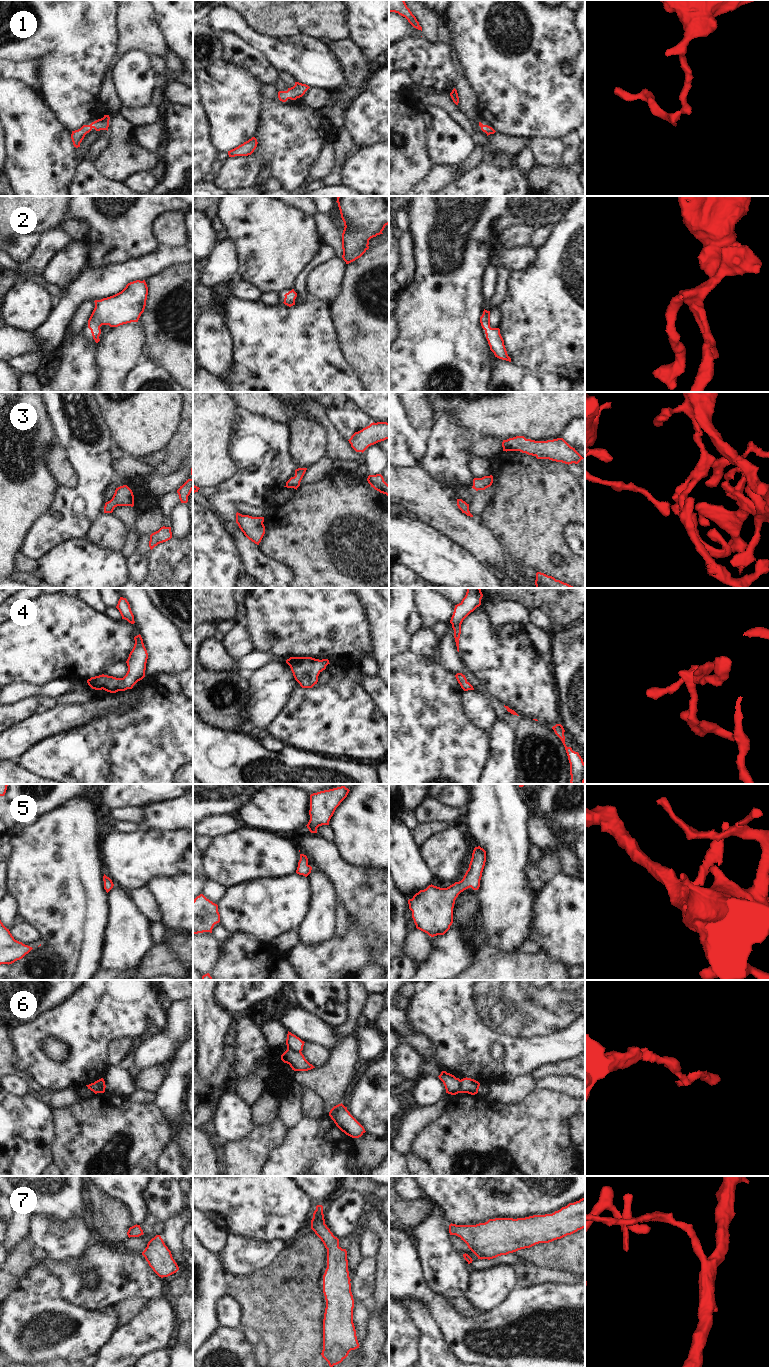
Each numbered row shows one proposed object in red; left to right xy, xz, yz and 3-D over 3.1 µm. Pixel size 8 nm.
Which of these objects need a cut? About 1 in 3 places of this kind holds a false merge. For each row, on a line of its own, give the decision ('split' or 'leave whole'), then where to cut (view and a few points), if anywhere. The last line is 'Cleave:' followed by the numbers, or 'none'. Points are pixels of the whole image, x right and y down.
1: leave whole | no cut
2: leave whole | no cut
3: leave whole | no cut
4: leave whole | no cut
5: leave whole | no cut
6: split | xz (287, 1048), (300, 1052)
7: leave whole | no cut
Cleave: 6

